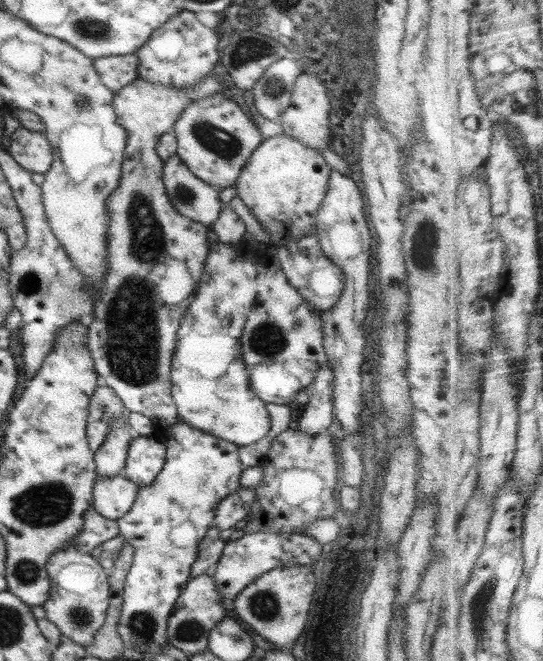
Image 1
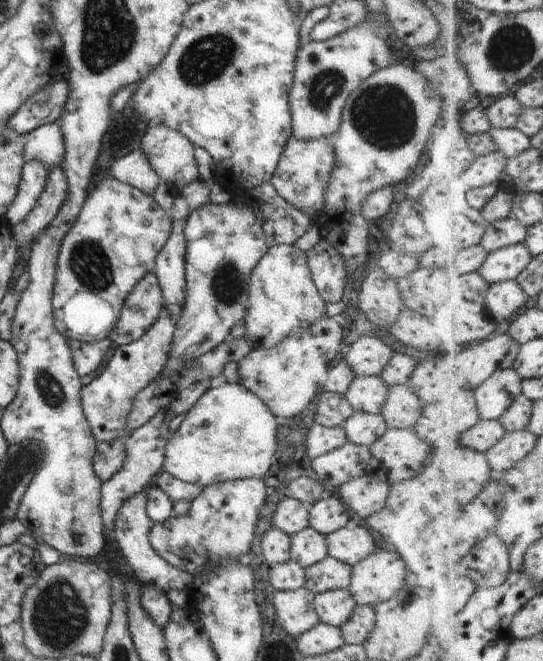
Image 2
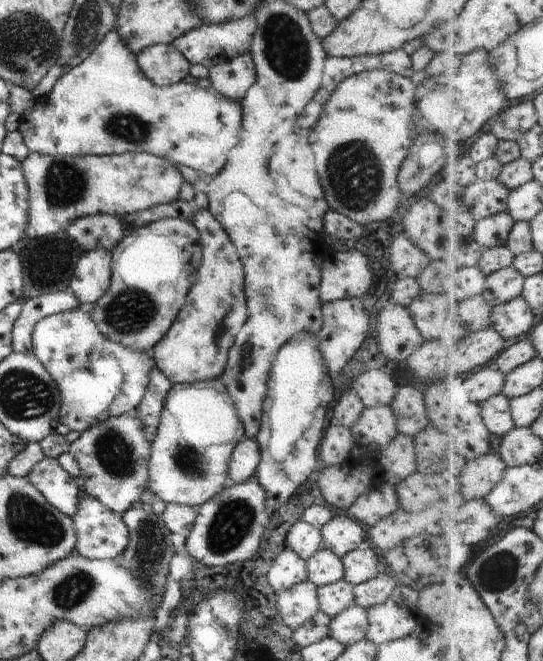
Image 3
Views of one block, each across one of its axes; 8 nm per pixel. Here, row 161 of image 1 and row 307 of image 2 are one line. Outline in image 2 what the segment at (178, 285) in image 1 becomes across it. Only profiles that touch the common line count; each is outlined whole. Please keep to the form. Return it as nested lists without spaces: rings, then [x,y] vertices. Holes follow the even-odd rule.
[[[154,273],[146,274],[126,297],[118,322],[108,340],[112,349],[140,340],[156,324],[163,307],[163,294]]]

